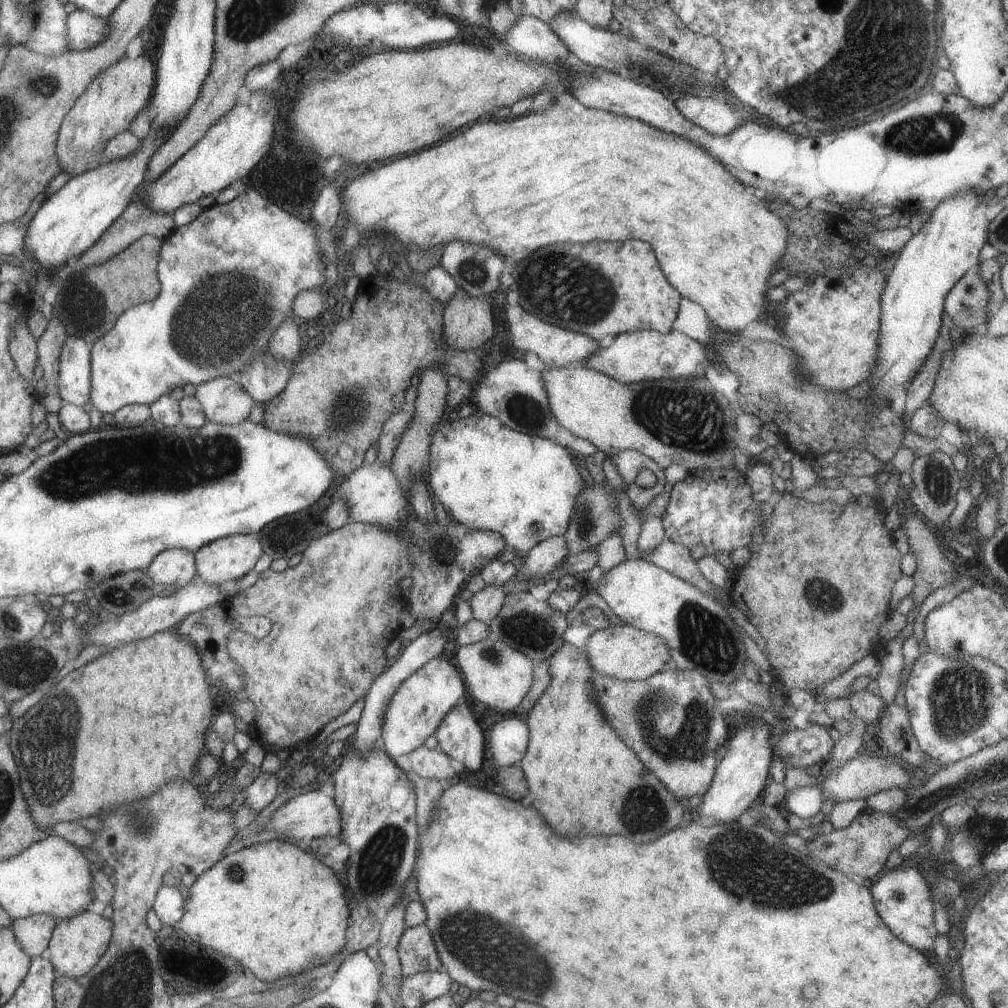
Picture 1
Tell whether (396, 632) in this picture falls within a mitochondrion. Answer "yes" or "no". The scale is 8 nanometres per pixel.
no

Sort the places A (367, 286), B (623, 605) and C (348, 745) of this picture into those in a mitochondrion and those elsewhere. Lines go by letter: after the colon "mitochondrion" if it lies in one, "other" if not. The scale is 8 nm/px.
A: other
B: other
C: other

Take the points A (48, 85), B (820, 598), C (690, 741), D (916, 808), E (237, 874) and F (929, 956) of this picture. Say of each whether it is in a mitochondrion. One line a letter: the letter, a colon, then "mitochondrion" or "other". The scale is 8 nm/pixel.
A: mitochondrion
B: mitochondrion
C: mitochondrion
D: other
E: mitochondrion
F: other

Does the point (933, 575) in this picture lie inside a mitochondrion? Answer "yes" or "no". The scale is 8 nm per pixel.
no

